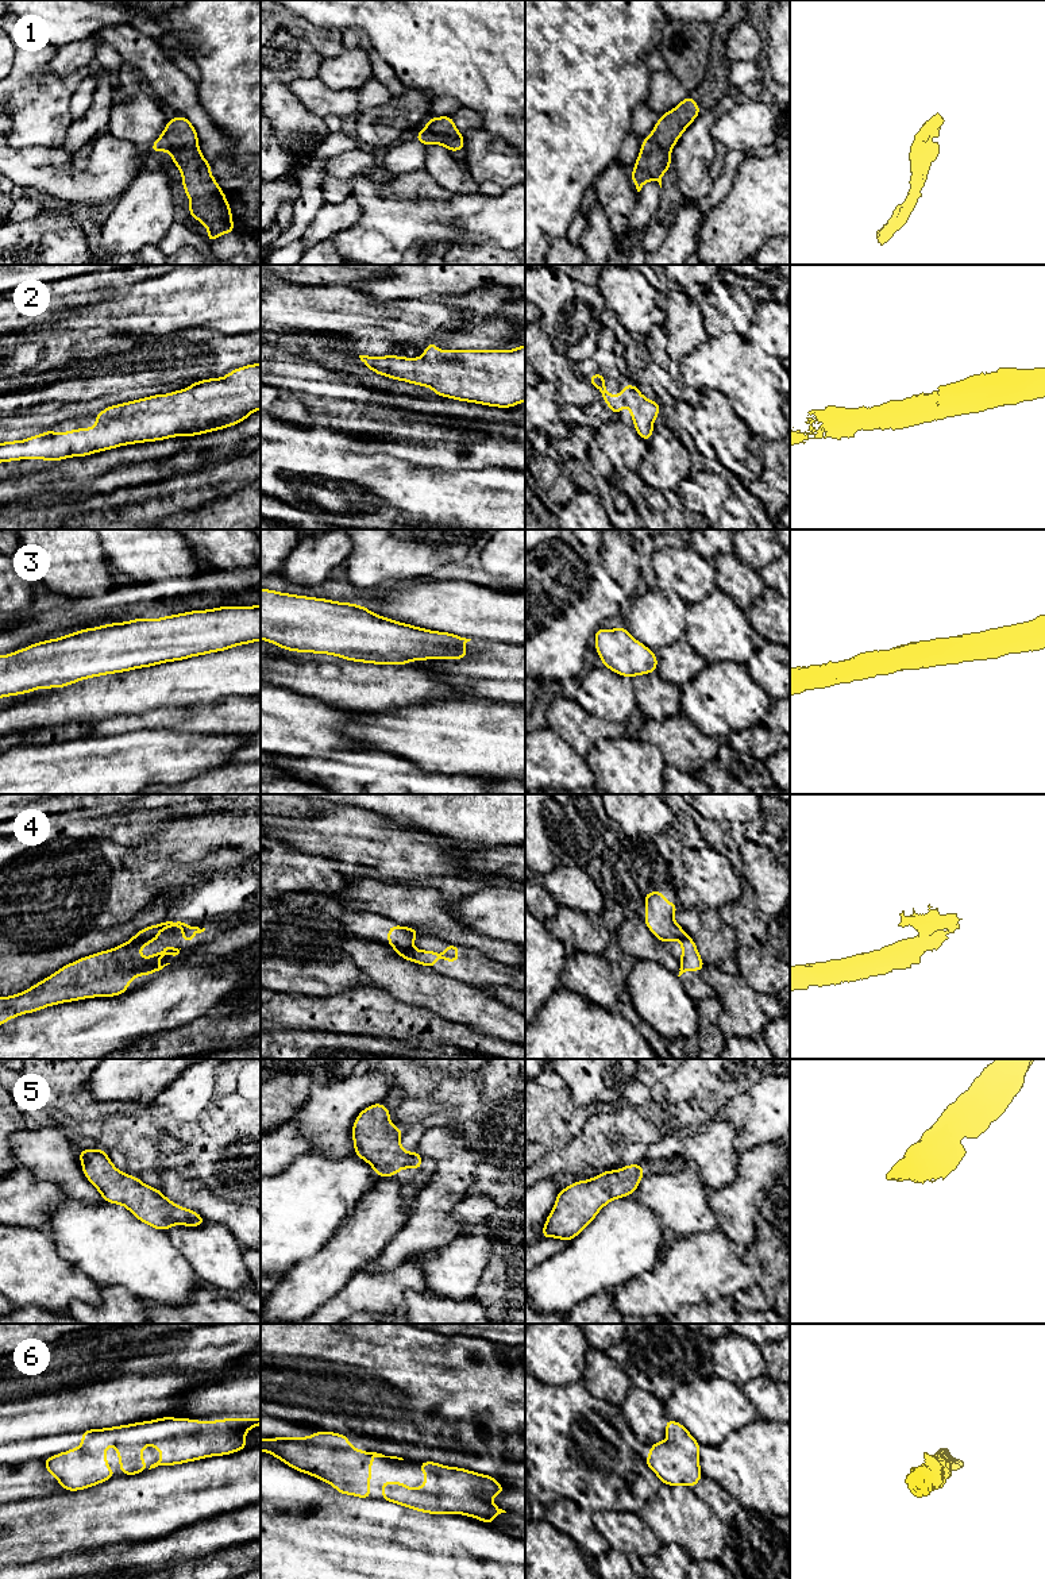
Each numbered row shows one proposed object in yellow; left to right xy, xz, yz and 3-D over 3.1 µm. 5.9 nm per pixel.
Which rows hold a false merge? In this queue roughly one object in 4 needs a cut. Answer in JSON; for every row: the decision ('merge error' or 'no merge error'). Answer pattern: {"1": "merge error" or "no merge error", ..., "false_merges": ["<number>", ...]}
{"1": "no merge error", "2": "no merge error", "3": "no merge error", "4": "merge error", "5": "no merge error", "6": "no merge error", "false_merges": ["4"]}

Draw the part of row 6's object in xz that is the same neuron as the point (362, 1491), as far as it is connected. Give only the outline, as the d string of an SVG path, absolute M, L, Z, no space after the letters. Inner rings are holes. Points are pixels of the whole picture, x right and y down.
M319 1430L308 1437L274 1437L261 1439L261 1451L267 1452L286 1466L294 1470L319 1478L320 1480L333 1486L339 1494L348 1494L365 1499L371 1499L370 1495L370 1478L371 1478L371 1460L375 1457L390 1457L404 1460L397 1456L385 1456L377 1452L366 1452L350 1445L350 1439L340 1433Z

